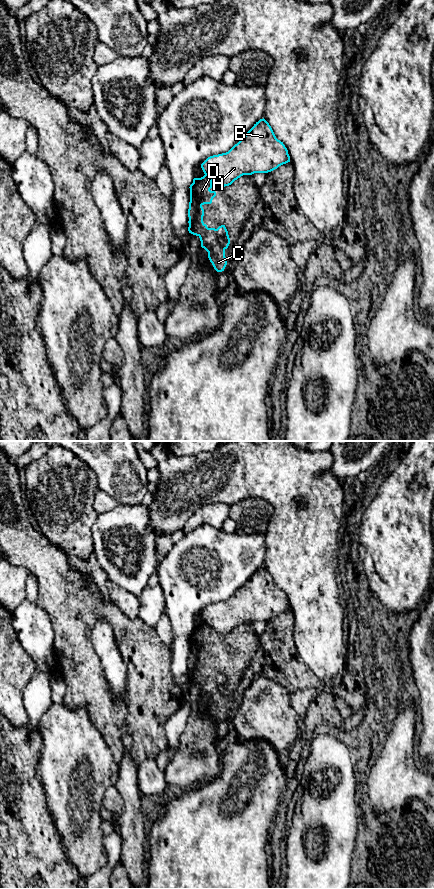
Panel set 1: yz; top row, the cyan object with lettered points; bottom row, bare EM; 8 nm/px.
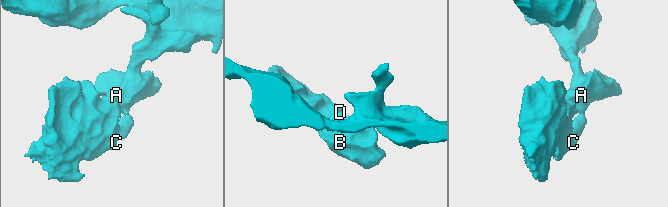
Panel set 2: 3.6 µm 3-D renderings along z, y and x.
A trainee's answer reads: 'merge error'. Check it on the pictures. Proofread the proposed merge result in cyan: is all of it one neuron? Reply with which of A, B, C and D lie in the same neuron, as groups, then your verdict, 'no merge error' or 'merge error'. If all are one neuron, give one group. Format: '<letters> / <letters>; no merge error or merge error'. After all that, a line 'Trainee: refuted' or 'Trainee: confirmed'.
A B / C D; merge error
Trainee: confirmed

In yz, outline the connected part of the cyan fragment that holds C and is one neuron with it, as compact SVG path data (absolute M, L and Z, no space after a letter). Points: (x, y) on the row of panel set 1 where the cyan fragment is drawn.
M204 175L201 178L194 178L190 185L190 202L188 209L189 233L200 238L201 247L208 252L208 258L217 272L224 271L227 265L225 248L220 244L215 228L208 228L203 222L204 204L211 204L216 196L211 191L212 180Z

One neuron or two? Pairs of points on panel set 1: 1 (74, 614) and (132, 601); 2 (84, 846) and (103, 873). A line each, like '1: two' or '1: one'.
1: two
2: two

